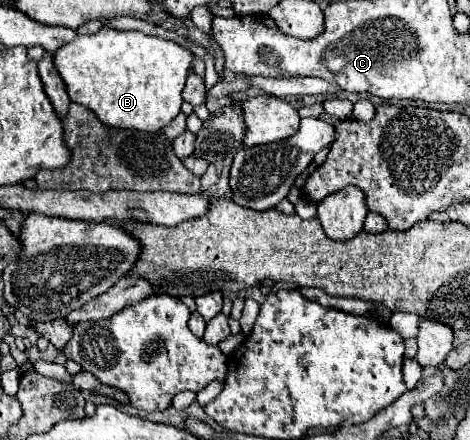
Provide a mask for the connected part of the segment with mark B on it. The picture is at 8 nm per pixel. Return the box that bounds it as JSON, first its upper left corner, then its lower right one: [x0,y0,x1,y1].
[54,29,192,131]

